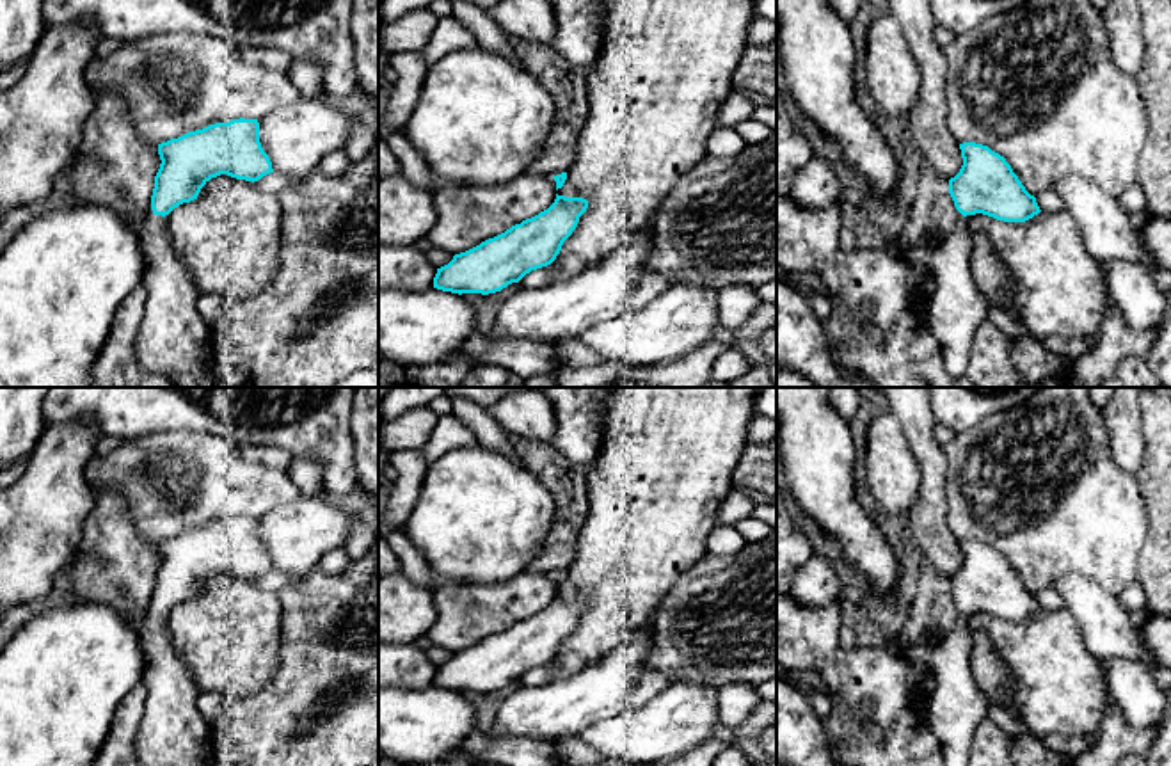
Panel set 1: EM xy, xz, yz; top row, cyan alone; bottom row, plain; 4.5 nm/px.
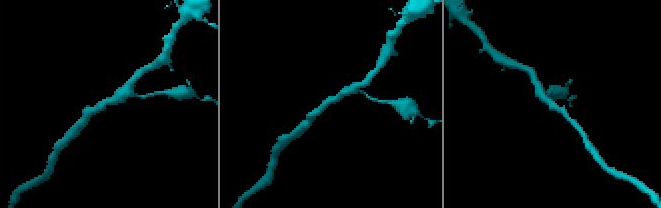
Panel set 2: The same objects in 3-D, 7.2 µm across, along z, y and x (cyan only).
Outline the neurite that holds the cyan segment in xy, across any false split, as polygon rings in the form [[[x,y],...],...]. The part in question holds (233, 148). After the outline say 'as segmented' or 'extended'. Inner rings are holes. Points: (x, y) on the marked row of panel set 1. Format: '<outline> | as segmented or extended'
[[[243,117],[229,123],[215,123],[162,142],[158,144],[158,155],[162,164],[155,176],[151,195],[155,215],[146,219],[137,231],[146,258],[142,286],[147,291],[135,339],[137,361],[146,373],[165,377],[178,387],[217,387],[210,371],[210,323],[195,309],[201,291],[174,251],[165,217],[179,204],[197,199],[201,188],[211,178],[227,174],[254,183],[274,172],[272,162],[261,148],[258,119]]] | extended

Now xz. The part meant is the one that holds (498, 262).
[[[556,194],[554,203],[538,215],[455,254],[448,265],[437,268],[434,288],[489,295],[519,283],[531,270],[556,259],[586,208],[588,201],[583,197]]] | as segmented

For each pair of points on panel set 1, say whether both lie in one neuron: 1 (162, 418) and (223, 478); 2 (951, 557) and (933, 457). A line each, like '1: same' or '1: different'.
1: different
2: same

